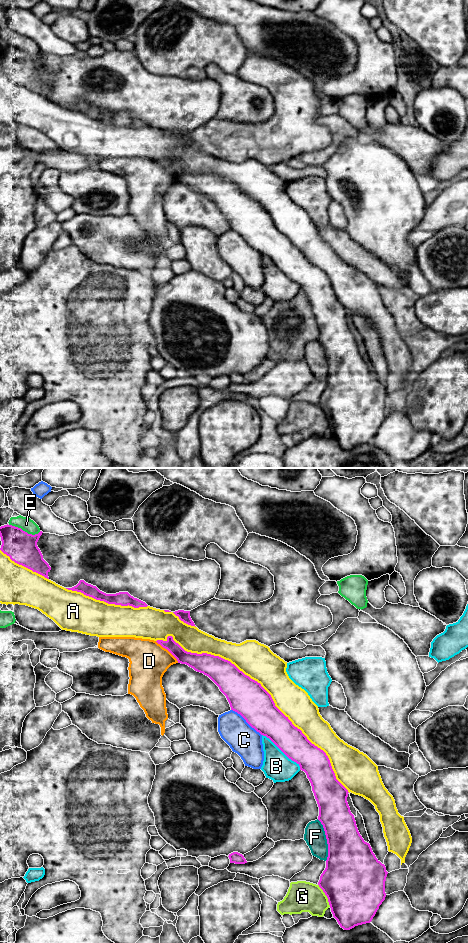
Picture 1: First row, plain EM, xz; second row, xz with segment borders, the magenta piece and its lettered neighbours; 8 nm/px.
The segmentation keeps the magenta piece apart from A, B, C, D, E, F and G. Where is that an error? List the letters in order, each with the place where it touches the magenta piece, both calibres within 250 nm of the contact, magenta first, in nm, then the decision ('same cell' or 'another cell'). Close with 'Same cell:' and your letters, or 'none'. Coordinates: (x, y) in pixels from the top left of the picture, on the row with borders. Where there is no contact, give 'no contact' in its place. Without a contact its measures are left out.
A: contact xz (262, 687); calibres 300 and 280 nm; same cell
B: contact xz (282, 751); calibres 240 and 220 nm; another cell
C: contact xz (246, 721); calibres 300 and 240 nm; another cell
D: contact xz (167, 649); calibres 120 and 300 nm; another cell
E: contact xz (24, 531); calibres 240 and 110 nm; another cell
F: contact xz (327, 840); calibres 380 and 170 nm; another cell
G: contact xz (325, 894); calibres 500 and 240 nm; another cell
Same cell: A

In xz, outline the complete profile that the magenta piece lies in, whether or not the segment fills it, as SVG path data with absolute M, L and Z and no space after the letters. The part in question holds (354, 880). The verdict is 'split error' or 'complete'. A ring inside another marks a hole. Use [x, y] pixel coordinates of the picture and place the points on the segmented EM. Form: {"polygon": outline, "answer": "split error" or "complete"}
{"polygon": "M4 525L0 527L2 545L0 548L0 603L19 604L38 609L52 619L62 630L78 632L97 637L135 637L156 641L167 649L178 661L195 671L208 676L226 696L231 710L240 714L246 722L261 735L269 738L289 759L300 766L309 779L319 807L318 820L323 825L328 857L326 868L320 876L319 887L328 898L333 917L344 930L370 923L379 906L385 900L386 867L375 856L369 843L360 835L354 815L347 802L351 792L369 800L380 815L388 851L396 854L405 863L405 857L412 843L410 831L404 817L398 813L393 796L385 788L378 766L363 752L341 740L319 713L318 706L308 693L296 685L286 672L287 662L274 654L270 648L256 640L246 640L240 644L215 638L199 630L190 617L190 611L160 610L148 606L128 592L106 594L96 586L80 580L72 588L64 588L51 581L49 564L37 546L42 531L32 535L21 528Z", "answer": "split error"}

